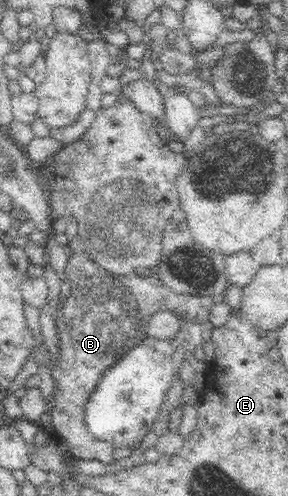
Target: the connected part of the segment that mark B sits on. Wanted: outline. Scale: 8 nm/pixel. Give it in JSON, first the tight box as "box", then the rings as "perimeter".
{"box":[52,247,213,468],"perimeter":[[[84,247],[68,255],[63,270],[58,325],[61,329],[63,354],[55,375],[58,387],[57,408],[52,425],[63,446],[77,459],[100,460],[109,468],[123,466],[125,460],[115,454],[115,443],[97,437],[85,419],[91,396],[97,392],[105,372],[150,337],[148,324],[157,311],[170,312],[191,325],[208,324],[213,295],[175,292],[158,275],[142,275],[138,270],[115,274],[104,268]]]}

